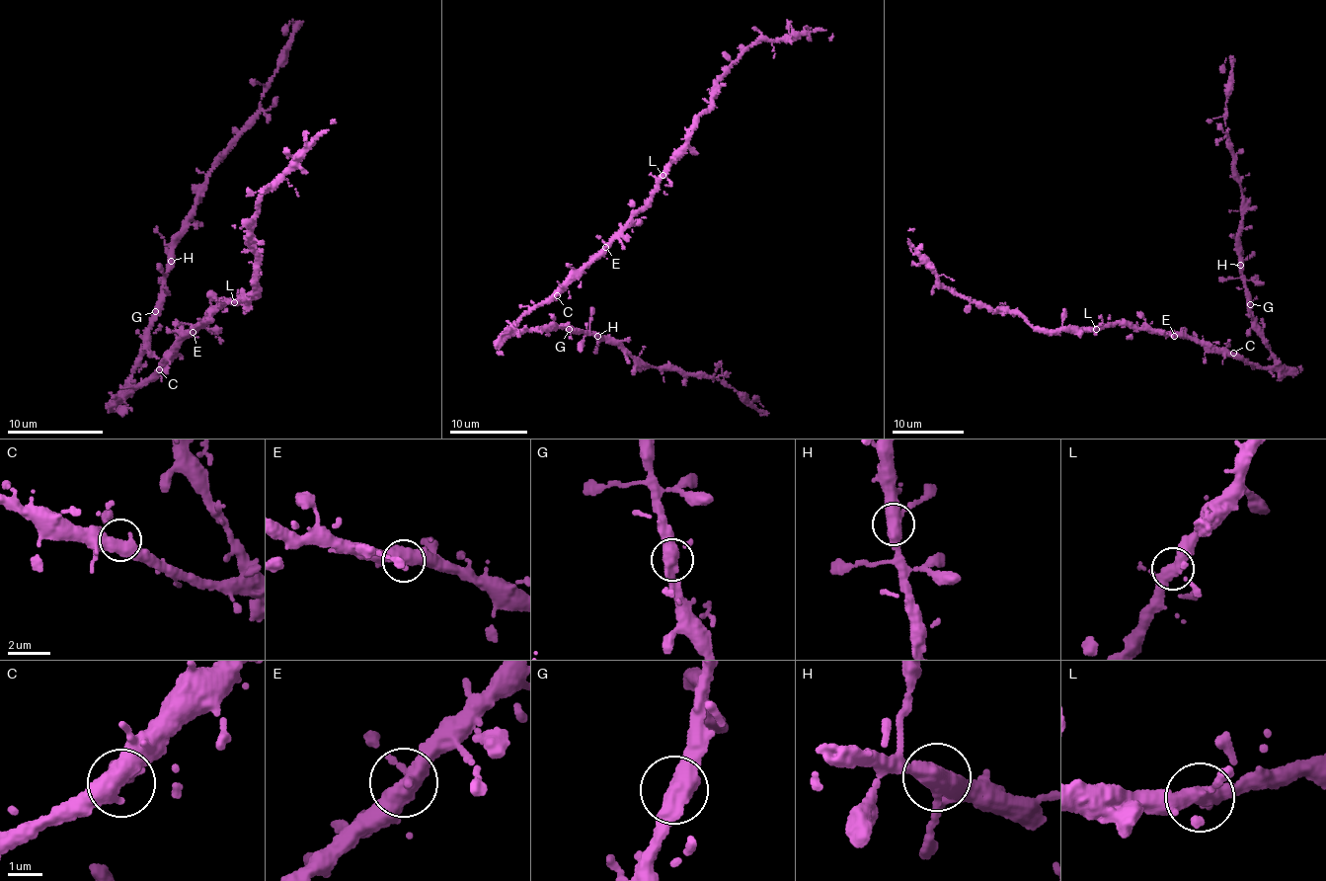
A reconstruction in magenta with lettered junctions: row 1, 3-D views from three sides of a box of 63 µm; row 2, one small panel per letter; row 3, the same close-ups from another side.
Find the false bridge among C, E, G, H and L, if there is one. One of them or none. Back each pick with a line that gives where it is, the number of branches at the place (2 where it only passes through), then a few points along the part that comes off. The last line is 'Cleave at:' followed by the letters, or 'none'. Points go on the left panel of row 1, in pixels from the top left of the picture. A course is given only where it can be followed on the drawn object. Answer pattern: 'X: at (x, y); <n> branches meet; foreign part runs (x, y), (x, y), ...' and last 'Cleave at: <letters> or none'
Cleave at: none

